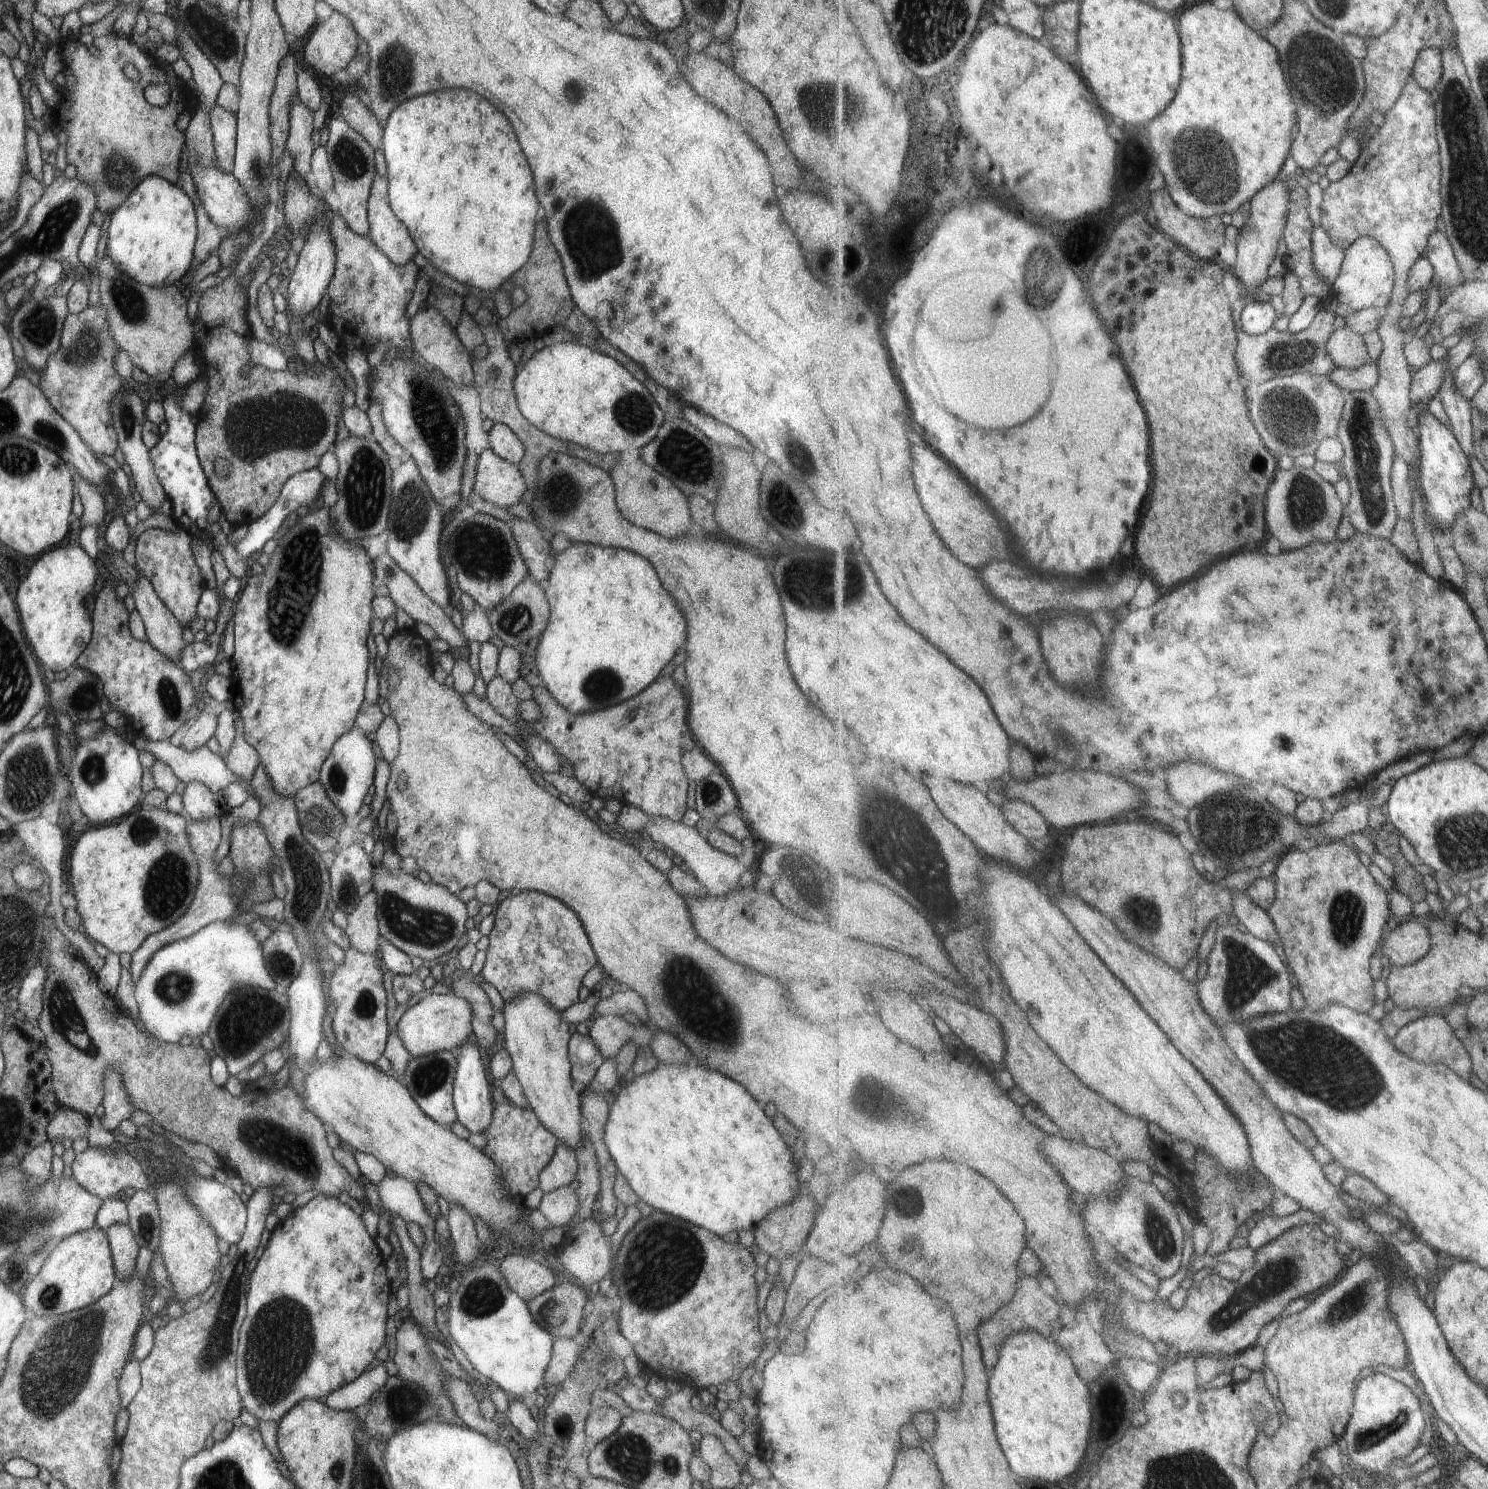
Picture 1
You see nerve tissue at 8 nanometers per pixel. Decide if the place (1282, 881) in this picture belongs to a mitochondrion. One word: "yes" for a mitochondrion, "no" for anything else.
no

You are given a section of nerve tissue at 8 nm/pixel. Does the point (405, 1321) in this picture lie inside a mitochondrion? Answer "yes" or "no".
no

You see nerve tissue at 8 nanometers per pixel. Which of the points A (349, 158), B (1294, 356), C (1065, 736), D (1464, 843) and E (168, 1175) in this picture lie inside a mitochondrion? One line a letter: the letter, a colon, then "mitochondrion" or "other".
A: mitochondrion
B: mitochondrion
C: mitochondrion
D: mitochondrion
E: other

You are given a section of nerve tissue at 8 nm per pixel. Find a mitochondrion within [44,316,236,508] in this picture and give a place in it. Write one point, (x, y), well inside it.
(86, 347)

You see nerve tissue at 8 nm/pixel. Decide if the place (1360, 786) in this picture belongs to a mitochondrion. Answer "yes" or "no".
no

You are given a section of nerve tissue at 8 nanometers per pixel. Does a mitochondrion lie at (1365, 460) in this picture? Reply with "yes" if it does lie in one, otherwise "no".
yes

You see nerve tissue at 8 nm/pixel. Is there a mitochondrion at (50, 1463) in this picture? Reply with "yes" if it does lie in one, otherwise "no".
no

